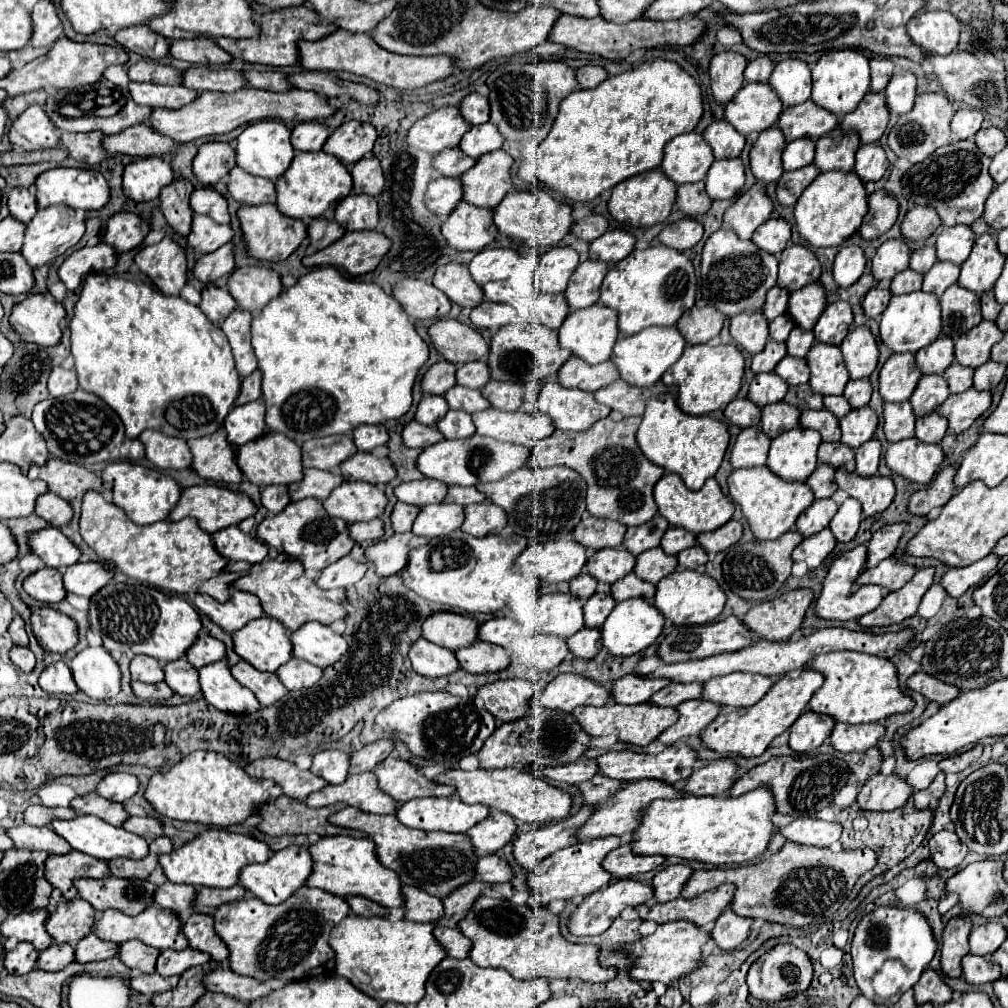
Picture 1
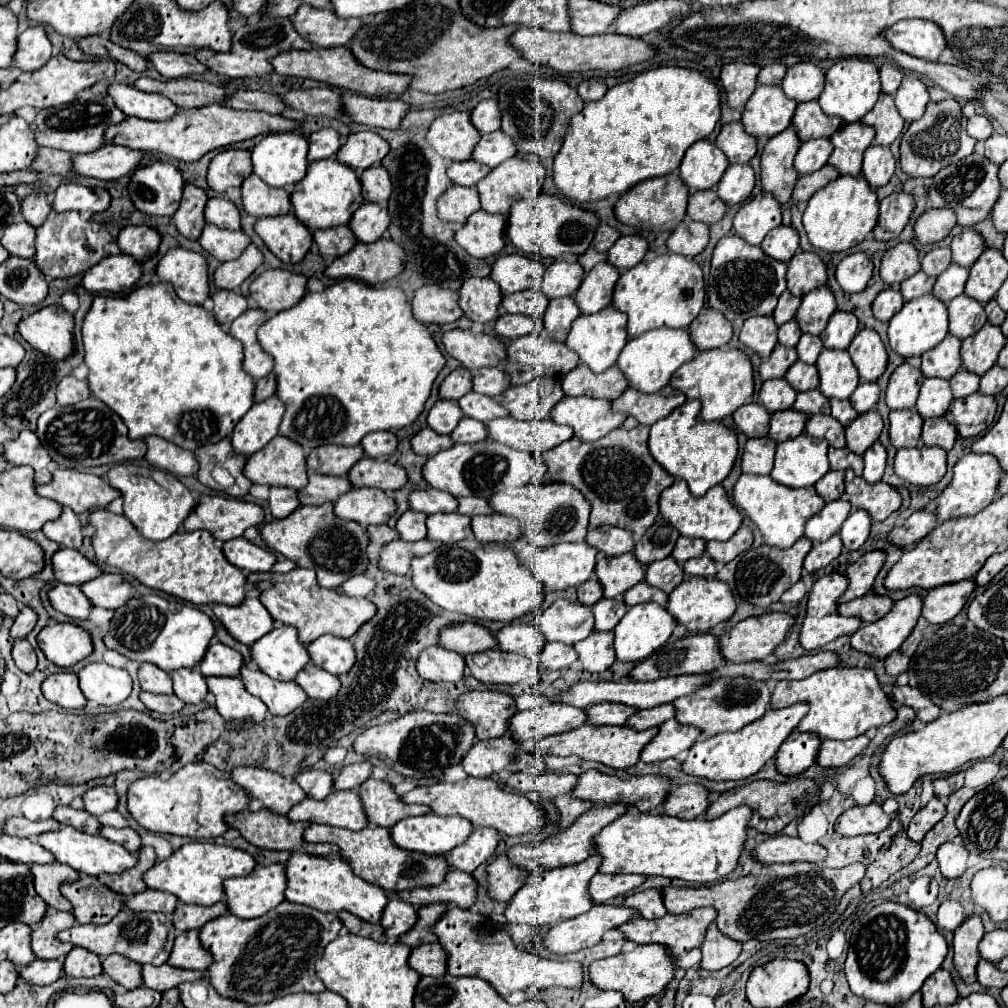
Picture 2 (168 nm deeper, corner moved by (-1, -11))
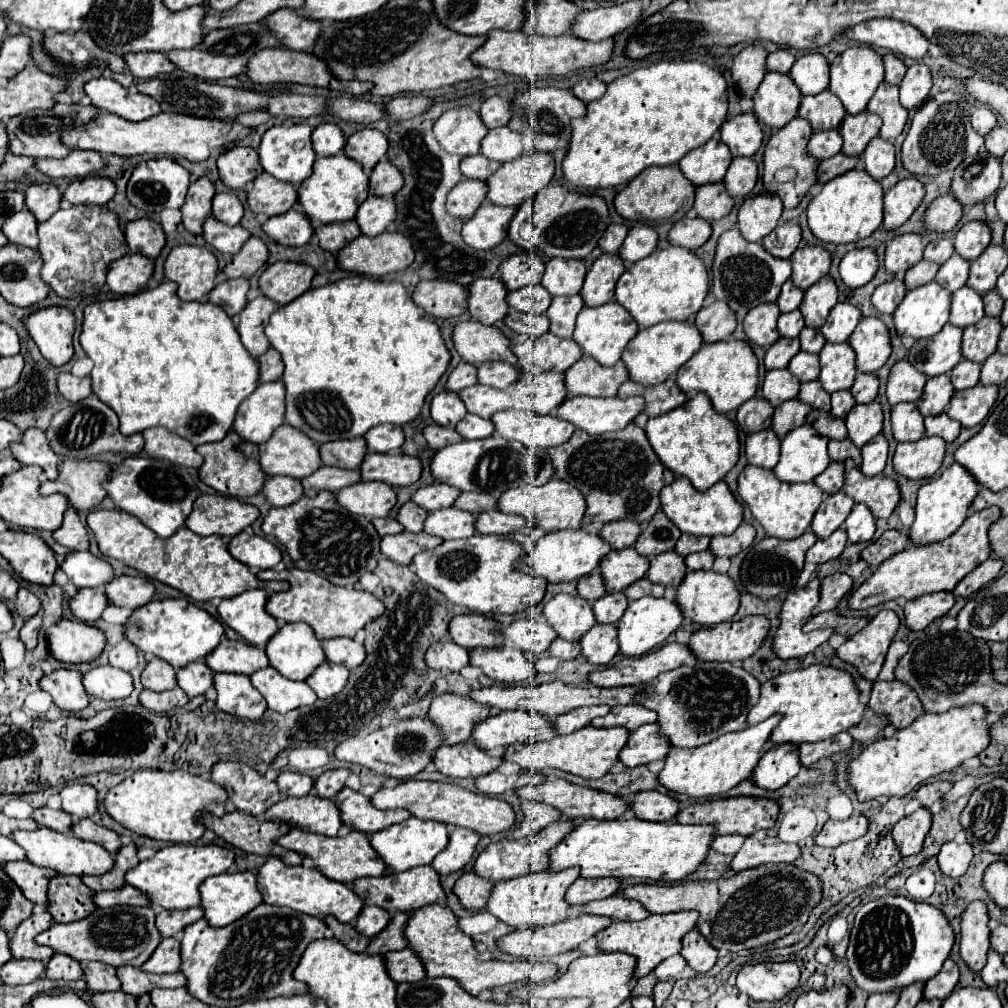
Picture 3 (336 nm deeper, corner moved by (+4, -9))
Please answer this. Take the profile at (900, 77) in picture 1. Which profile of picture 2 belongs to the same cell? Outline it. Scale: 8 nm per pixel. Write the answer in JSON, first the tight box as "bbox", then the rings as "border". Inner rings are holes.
{"bbox":[896,76,930,124],"border":[[[906,76],[896,92],[896,106],[898,112],[902,114],[902,118],[910,124],[914,120],[918,120],[924,114],[926,104],[930,102],[930,94],[926,84],[918,78],[918,76]]]}

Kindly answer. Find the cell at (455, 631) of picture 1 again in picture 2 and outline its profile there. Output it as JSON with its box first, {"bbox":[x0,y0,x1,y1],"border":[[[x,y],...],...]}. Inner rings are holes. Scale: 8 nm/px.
{"bbox":[440,622,498,656],"border":[[[462,622],[442,628],[440,646],[466,656],[466,654],[486,652],[490,648],[496,648],[498,642],[486,626],[476,622]]]}

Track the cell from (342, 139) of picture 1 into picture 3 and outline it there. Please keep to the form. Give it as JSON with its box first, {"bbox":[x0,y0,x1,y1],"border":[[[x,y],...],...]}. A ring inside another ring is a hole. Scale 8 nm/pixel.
{"bbox":[343,128,387,174],"border":[[[365,128],[347,138],[343,152],[349,158],[359,160],[359,164],[369,174],[373,170],[373,166],[379,162],[379,158],[385,156],[385,152],[387,152],[387,138],[383,132],[379,132],[375,128]]]}

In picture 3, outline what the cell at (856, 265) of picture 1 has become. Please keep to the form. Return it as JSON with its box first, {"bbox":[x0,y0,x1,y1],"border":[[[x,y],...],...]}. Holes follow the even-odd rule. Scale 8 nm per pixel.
{"bbox":[839,248,877,288],"border":[[[855,248],[843,256],[839,264],[839,274],[849,288],[859,288],[875,276],[877,266],[877,254],[871,248]]]}

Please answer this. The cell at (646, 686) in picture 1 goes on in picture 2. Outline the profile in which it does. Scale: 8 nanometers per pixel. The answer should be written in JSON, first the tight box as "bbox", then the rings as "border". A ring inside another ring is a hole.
{"bbox":[586,702,636,726],"border":[[[602,702],[602,704],[594,704],[586,710],[588,722],[594,726],[620,726],[626,722],[626,718],[630,718],[636,710],[632,706],[622,706],[622,704],[610,704],[610,702]]]}

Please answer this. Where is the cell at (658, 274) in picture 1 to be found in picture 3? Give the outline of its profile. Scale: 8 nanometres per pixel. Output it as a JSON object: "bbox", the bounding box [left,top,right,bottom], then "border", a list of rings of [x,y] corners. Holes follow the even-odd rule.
{"bbox":[615,246,709,328],"border":[[[669,246],[629,266],[617,282],[615,300],[633,316],[639,328],[647,328],[663,320],[691,320],[701,310],[707,292],[709,280],[703,262],[687,248]]]}

